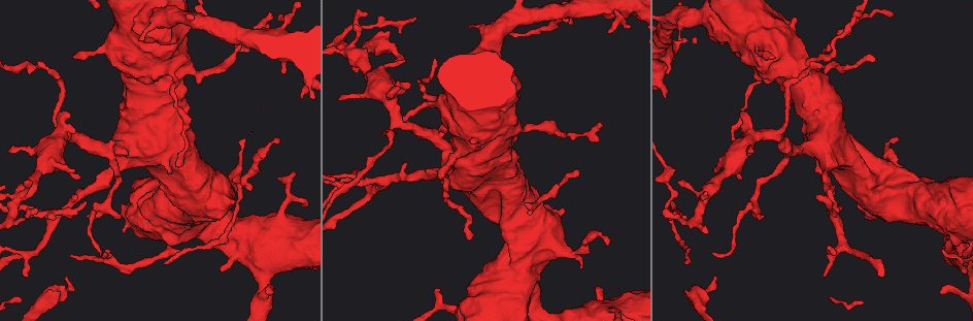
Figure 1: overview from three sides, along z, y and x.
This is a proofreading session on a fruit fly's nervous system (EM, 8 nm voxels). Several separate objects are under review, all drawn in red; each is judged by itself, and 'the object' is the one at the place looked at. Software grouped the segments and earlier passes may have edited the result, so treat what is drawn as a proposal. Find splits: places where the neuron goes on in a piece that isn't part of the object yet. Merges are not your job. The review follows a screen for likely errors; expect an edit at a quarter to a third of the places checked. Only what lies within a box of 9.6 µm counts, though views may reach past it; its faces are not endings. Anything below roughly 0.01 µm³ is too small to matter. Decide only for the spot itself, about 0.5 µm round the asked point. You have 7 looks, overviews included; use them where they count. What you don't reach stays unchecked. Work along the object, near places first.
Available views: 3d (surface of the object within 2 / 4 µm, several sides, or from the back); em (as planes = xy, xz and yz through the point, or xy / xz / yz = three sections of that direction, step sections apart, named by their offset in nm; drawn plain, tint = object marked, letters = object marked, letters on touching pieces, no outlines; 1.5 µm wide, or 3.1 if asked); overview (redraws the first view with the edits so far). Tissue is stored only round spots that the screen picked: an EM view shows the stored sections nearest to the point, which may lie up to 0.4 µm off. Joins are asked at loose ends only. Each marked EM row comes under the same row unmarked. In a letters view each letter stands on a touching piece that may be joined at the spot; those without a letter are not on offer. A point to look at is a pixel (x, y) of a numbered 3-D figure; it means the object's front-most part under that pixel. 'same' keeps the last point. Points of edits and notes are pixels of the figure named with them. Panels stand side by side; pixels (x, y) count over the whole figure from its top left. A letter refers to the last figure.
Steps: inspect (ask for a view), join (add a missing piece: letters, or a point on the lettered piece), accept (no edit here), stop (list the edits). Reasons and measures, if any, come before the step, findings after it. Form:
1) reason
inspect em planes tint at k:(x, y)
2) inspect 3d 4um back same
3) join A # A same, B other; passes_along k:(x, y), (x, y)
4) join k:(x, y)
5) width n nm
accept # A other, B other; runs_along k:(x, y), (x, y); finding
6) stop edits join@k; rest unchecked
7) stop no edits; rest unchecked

thin end
inspect 3d 2um at 1:(67, 278)

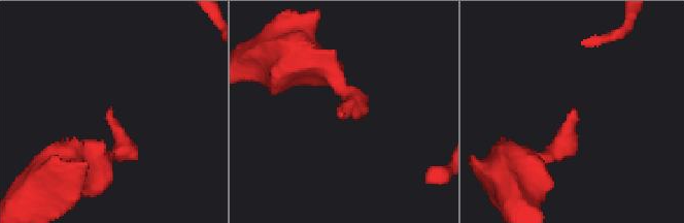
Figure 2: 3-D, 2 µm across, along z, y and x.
inspect em planes letters at 2:(340, 117)

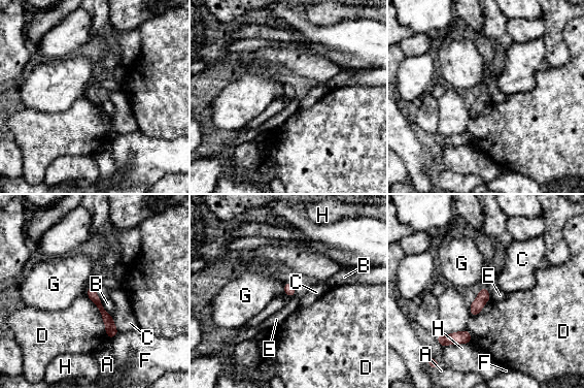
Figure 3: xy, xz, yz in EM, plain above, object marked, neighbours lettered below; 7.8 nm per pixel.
accept # A other, B other, C other, D other, E other, F other, G other, H other; no lettered piece goes on from it

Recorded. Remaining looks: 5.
stops while still wide
inspect em xy step 4 tint at 1:(468, 26)

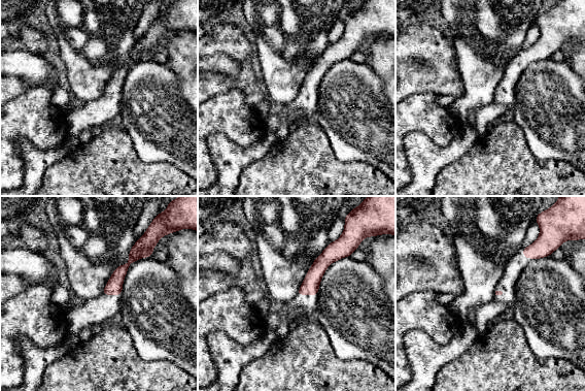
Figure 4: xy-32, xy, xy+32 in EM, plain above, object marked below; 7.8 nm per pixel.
another direction
inspect em planes letters same

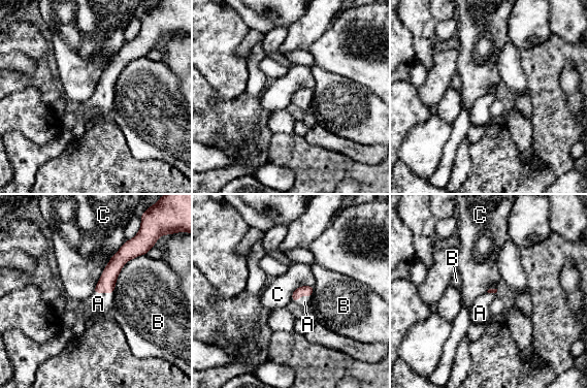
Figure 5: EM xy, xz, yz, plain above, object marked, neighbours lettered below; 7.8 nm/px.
longest_contact C 480 nm
join A # A same, B other, C other; it goes on there

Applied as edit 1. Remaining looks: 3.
tapers out
inspect em xz step 8 letters at 1:(437, 289)

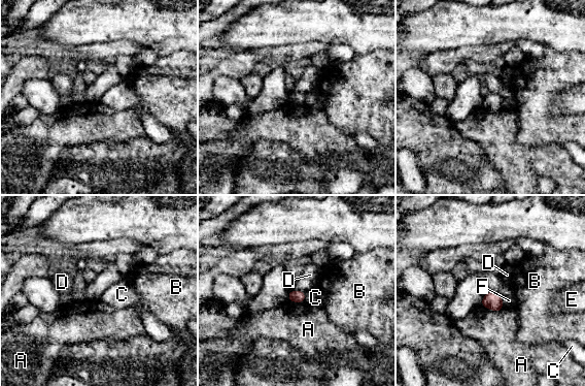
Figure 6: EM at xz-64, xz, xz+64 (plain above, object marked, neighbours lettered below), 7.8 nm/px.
cut it another way
inspect em yz step 8 letters same

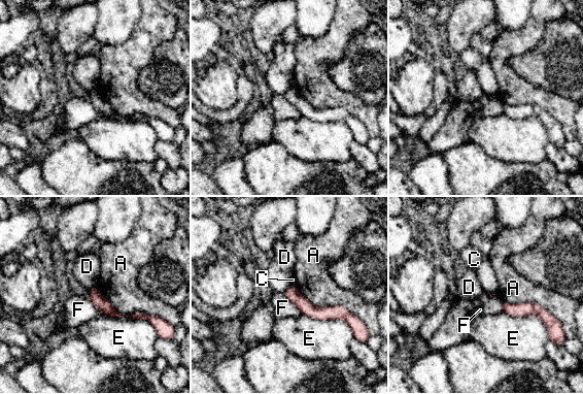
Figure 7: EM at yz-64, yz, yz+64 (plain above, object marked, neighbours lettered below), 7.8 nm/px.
accept # A other, C other, D other, E other, F other; runs_along 7:(287, 293), (313, 312), (347, 317); no lettered piece goes on from it

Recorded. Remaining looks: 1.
stop edits join@5; rest unchecked

